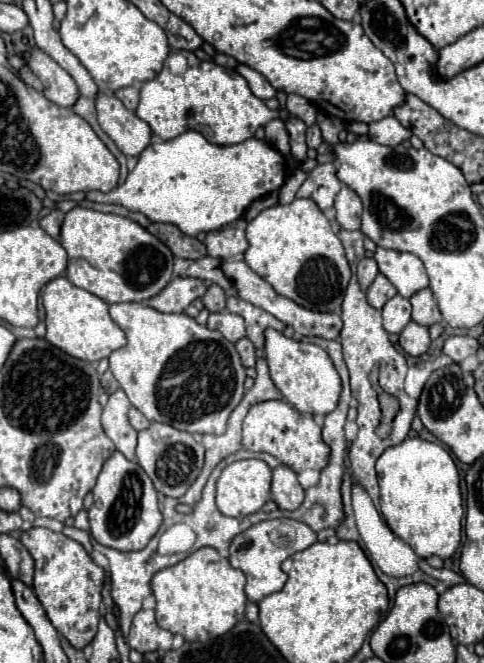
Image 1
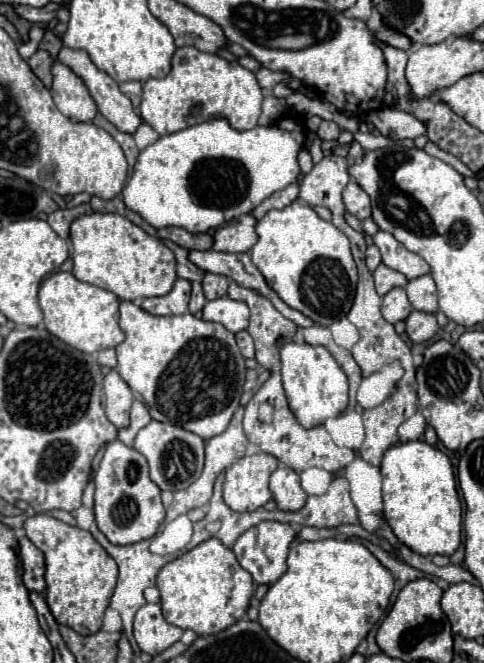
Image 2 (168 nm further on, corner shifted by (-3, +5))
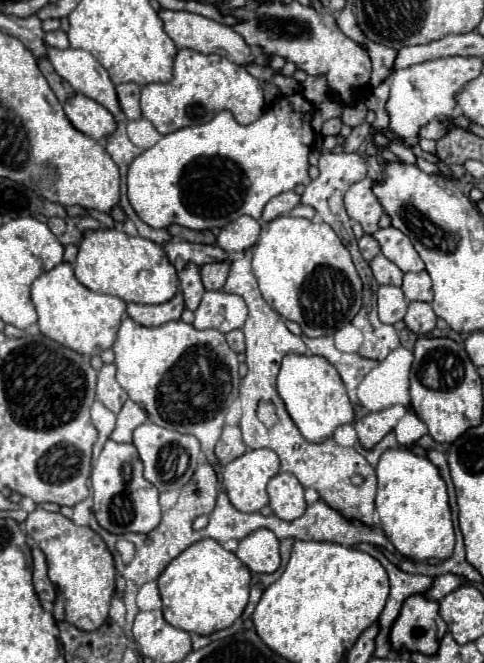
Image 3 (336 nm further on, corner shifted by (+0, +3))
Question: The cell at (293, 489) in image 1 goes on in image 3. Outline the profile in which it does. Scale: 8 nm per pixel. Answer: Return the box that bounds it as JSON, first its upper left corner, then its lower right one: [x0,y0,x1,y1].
[268,473,306,521]

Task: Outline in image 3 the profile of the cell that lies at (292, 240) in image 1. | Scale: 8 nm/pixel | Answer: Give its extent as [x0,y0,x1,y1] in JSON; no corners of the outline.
[252,215,362,337]

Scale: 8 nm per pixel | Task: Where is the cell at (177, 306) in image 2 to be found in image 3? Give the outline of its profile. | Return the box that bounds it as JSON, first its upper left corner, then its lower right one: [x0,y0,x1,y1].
[126,293,184,327]

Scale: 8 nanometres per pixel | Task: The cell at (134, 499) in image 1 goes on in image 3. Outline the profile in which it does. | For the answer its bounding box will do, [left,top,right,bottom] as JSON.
[92,439,160,535]

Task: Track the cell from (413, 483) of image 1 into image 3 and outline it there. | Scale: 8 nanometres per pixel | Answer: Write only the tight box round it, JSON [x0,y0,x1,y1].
[376,449,454,561]

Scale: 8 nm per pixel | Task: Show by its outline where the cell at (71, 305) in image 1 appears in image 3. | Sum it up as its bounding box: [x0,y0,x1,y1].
[32,261,126,355]

